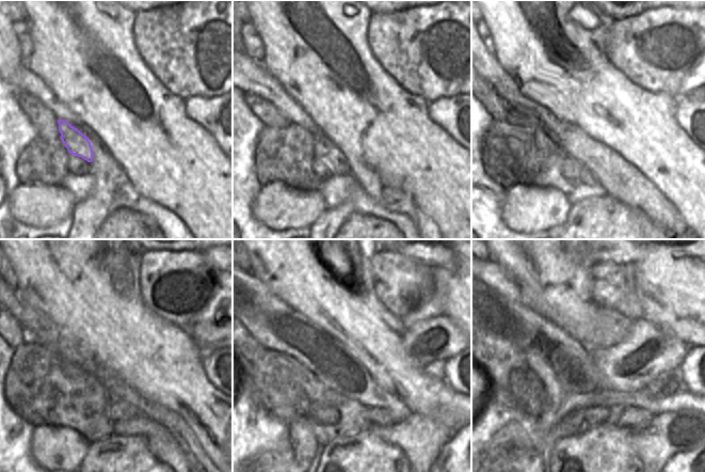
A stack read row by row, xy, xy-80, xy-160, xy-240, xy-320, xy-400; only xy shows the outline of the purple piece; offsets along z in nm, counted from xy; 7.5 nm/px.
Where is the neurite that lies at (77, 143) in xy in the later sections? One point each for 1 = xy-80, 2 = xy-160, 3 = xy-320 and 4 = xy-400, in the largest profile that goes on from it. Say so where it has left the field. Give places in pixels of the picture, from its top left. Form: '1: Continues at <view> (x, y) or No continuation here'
1: Continues at xy-80 (325, 150)
2: Continues at xy-160 (588, 177)
3: Continues at xy-320 (421, 438)
4: Continues at xy-400 (672, 433)

